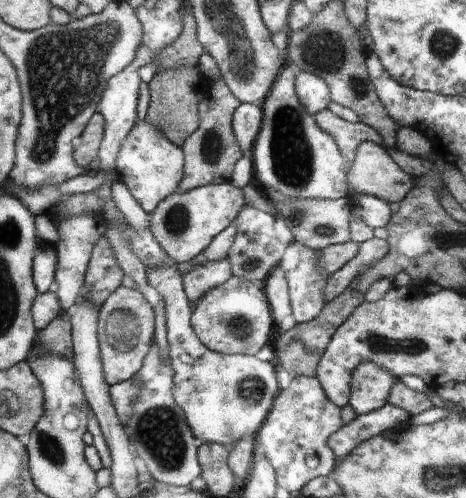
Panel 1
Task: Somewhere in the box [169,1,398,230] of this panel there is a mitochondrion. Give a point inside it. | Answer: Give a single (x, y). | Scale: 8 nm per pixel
(293, 153)

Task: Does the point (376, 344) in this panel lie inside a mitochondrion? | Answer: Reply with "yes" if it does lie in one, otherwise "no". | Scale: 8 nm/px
yes

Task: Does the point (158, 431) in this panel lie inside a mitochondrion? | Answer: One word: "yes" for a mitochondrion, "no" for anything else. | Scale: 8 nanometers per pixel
yes

